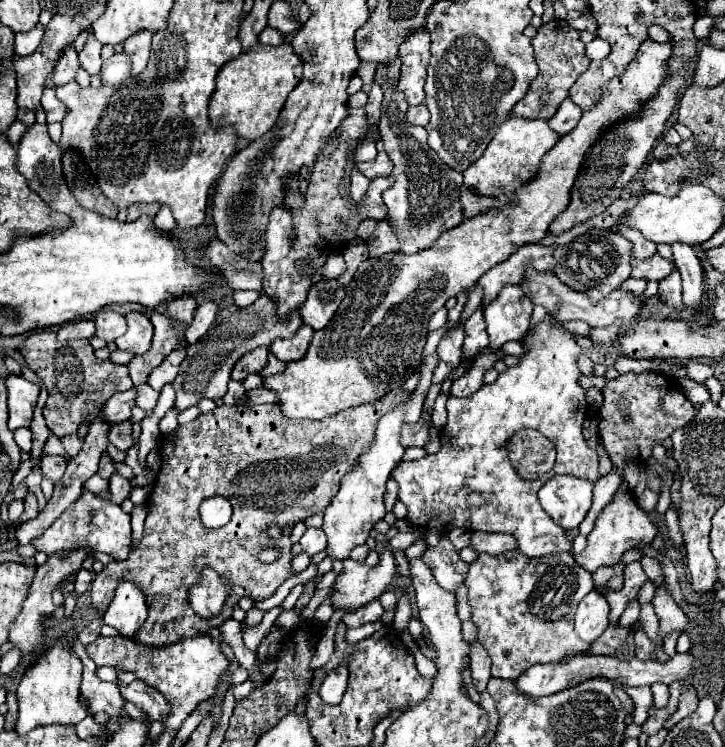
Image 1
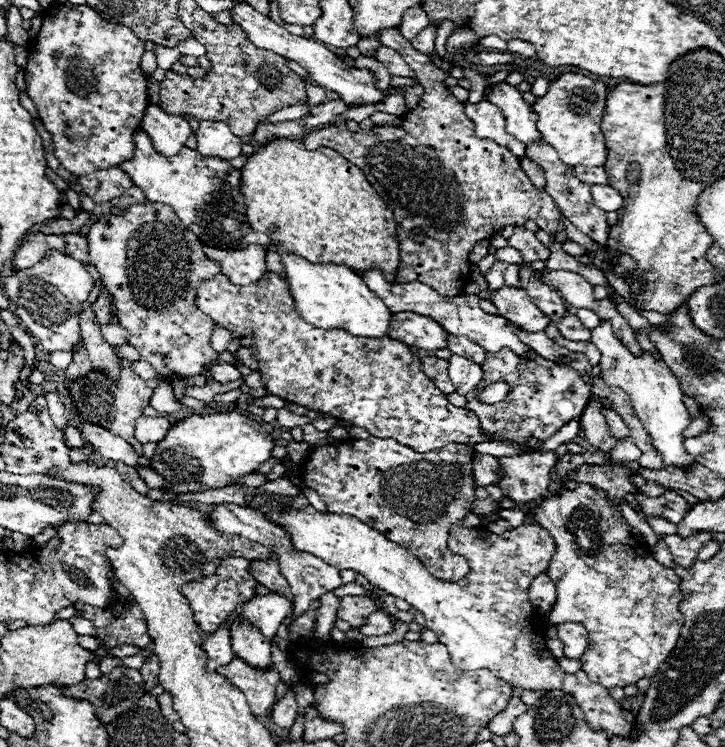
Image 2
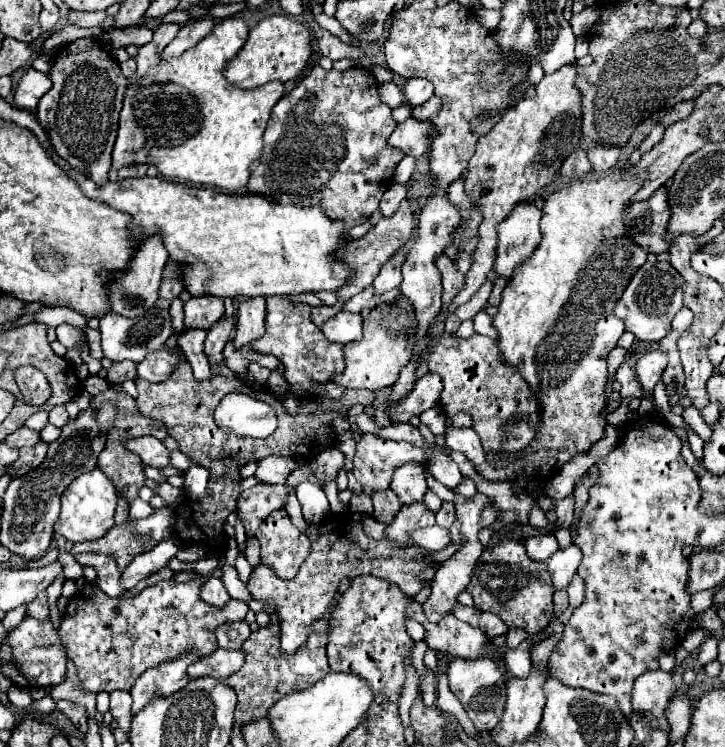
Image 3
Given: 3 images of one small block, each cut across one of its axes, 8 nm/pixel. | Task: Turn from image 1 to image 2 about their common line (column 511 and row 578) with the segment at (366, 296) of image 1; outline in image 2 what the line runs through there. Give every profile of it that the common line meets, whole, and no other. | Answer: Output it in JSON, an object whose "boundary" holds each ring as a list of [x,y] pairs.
{"boundary":[[[228,558],[218,566],[214,576],[206,576],[198,582],[188,582],[180,588],[180,592],[188,598],[192,610],[194,610],[194,620],[200,626],[200,630],[212,634],[212,632],[216,632],[216,628],[222,626],[222,622],[226,620],[226,616],[230,612],[234,612],[240,604],[244,604],[256,596],[256,586],[258,586],[258,582],[252,580],[250,562],[244,558]]]}

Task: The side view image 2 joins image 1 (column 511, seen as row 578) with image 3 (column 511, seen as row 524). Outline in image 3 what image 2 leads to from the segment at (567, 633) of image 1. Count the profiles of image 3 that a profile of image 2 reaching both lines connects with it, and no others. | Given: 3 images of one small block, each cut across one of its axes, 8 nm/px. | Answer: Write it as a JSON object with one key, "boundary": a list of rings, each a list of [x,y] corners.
{"boundary":[[[502,540],[496,548],[484,552],[474,566],[472,580],[466,586],[472,594],[474,606],[480,612],[492,612],[502,618],[508,628],[522,628],[528,634],[546,630],[552,618],[552,578],[548,574],[546,562],[536,562],[526,554],[526,546],[516,540]]]}

